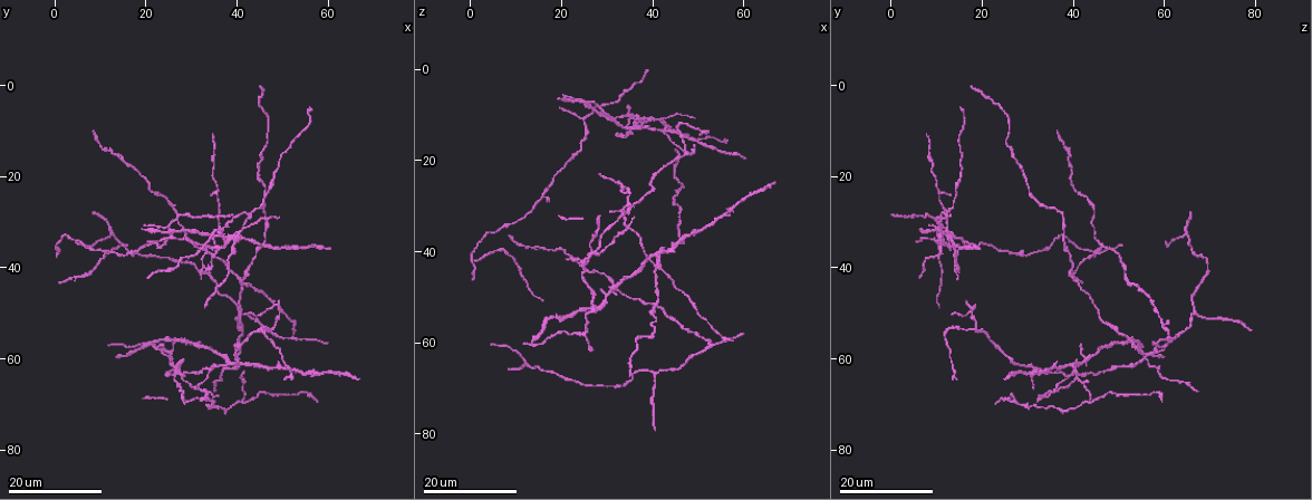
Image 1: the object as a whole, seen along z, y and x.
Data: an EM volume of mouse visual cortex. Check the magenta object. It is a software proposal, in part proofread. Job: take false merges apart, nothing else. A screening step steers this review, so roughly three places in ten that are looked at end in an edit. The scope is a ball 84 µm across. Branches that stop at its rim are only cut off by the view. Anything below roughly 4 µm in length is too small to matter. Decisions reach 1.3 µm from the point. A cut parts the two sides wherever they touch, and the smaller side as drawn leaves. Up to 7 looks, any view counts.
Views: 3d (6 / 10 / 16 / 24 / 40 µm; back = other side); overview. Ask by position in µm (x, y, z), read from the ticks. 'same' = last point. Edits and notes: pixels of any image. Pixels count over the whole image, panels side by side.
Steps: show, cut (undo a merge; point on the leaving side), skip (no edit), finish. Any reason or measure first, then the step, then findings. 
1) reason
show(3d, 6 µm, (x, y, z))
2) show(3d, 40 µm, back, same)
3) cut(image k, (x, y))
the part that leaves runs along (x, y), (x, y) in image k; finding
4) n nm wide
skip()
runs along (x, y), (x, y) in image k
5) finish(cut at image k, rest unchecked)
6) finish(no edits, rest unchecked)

show(3d, 24 µm, (10.5, 36.5, 45.0))

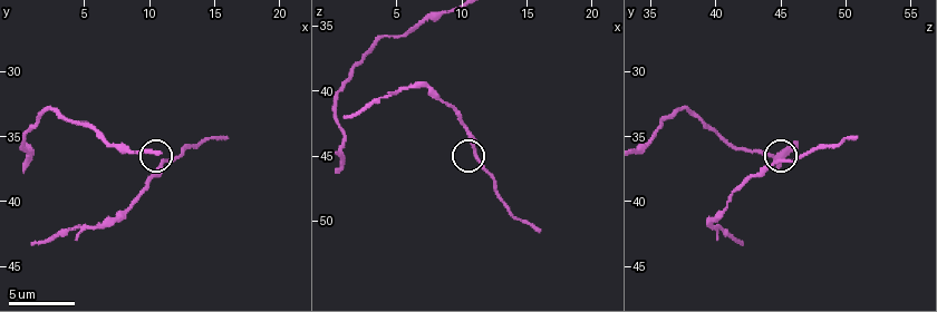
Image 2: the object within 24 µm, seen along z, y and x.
closer look
show(3d, 6 µm, (11.0, 37.0, 44.6))

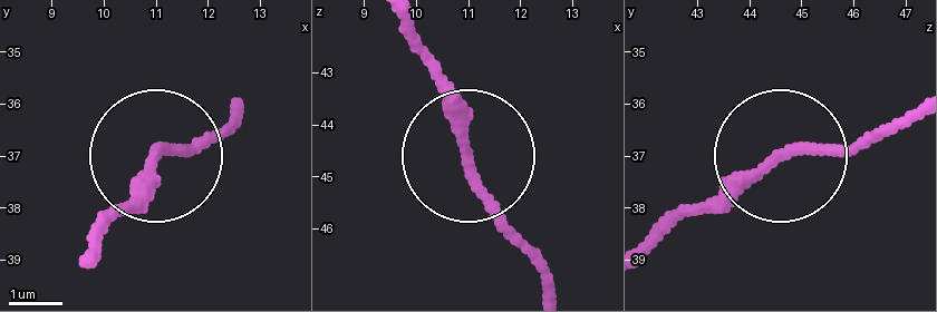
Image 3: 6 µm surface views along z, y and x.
skip()
continuous, no second cell

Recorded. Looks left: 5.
three arms meet
show(3d, 24 µm, (52.0, 54.5, 60.5))

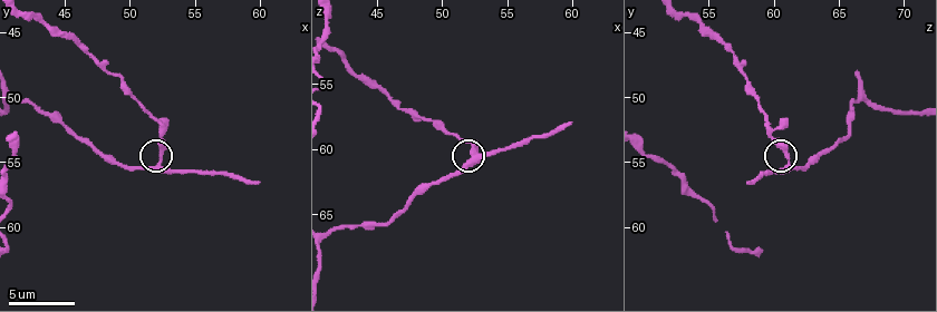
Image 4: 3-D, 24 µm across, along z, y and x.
show(3d, 10 µm, (52.2, 55.0, 61.0))

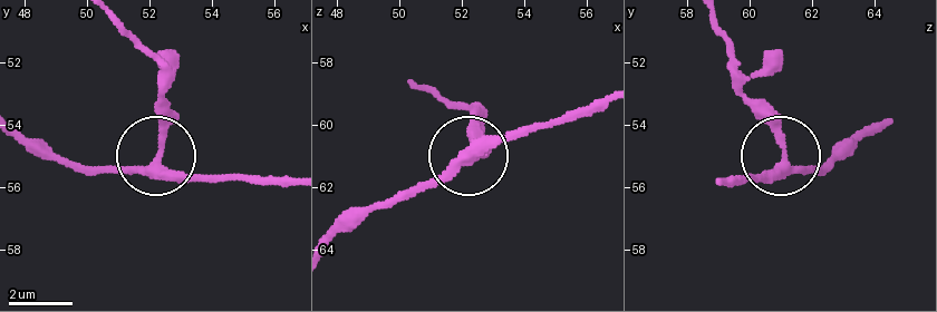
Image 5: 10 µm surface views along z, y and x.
side arm 66 µm
skip()
all the same cell

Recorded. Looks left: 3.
three-way junction
show(3d, 16 µm, (47.5, 53.5, 18.5))

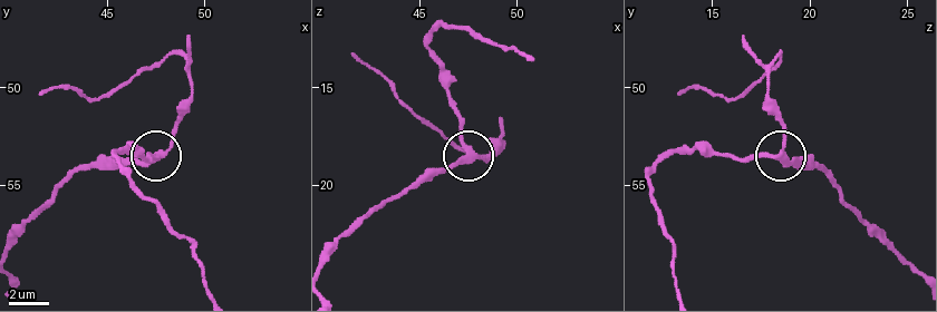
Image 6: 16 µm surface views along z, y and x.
show(3d, 10 µm, (47.5, 53.6, 18.1))

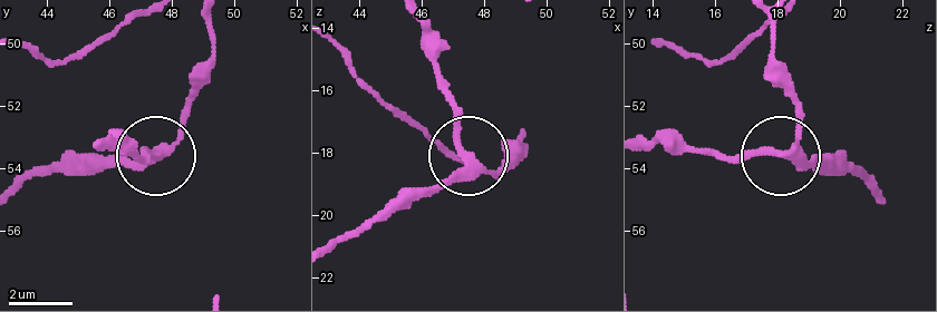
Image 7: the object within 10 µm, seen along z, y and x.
show(3d, 6 µm, (47.5, 53.6, 18.2))

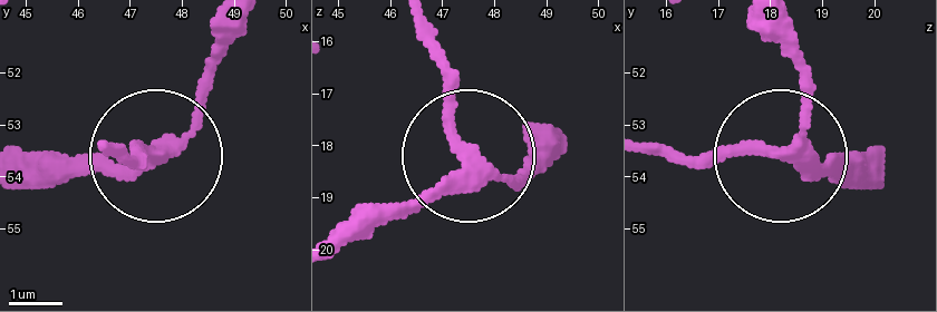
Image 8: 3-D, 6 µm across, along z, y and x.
skip()
runs along (334, 250), (463, 161), (454, 81), (432, 32) in image 8; all the same cell

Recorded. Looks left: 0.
finish(no edits, rest unchecked)

